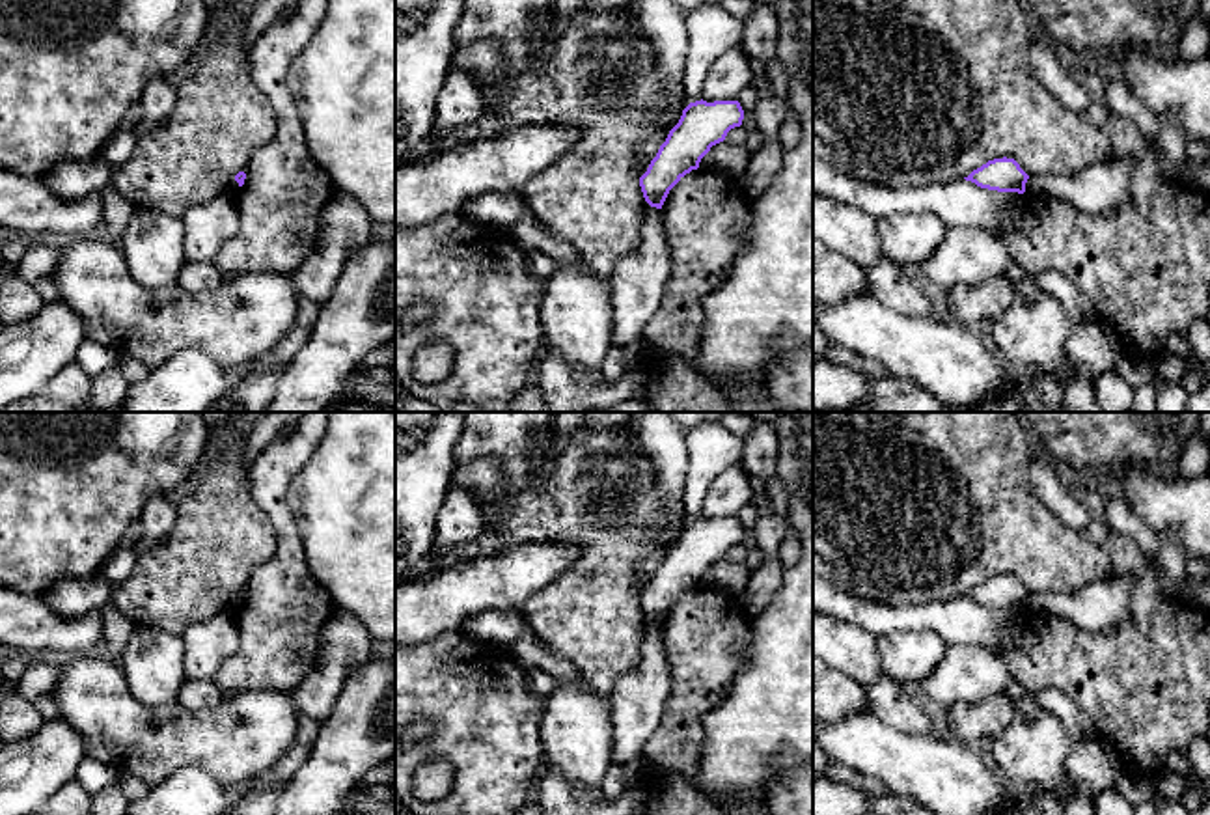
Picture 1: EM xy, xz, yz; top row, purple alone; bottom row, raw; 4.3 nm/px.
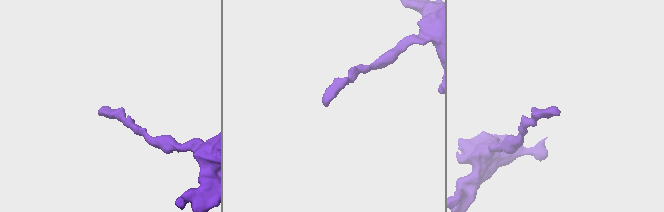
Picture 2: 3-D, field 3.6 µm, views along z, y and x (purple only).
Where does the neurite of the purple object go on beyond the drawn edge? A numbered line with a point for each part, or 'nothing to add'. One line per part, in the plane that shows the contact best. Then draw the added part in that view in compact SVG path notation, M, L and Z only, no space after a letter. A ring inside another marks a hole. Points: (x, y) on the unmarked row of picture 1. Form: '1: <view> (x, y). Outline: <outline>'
nothing to add

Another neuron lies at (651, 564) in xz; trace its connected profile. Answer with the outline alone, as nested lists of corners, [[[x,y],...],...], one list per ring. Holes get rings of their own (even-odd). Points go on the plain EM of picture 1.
[[[673,545],[654,546],[649,552],[649,556],[645,558],[645,561],[641,565],[641,591],[639,591],[639,595],[647,589],[651,578],[656,574],[660,563],[666,559],[671,546]]]

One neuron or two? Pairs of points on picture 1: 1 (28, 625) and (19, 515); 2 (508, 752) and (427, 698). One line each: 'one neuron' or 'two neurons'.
1: two neurons
2: one neuron

